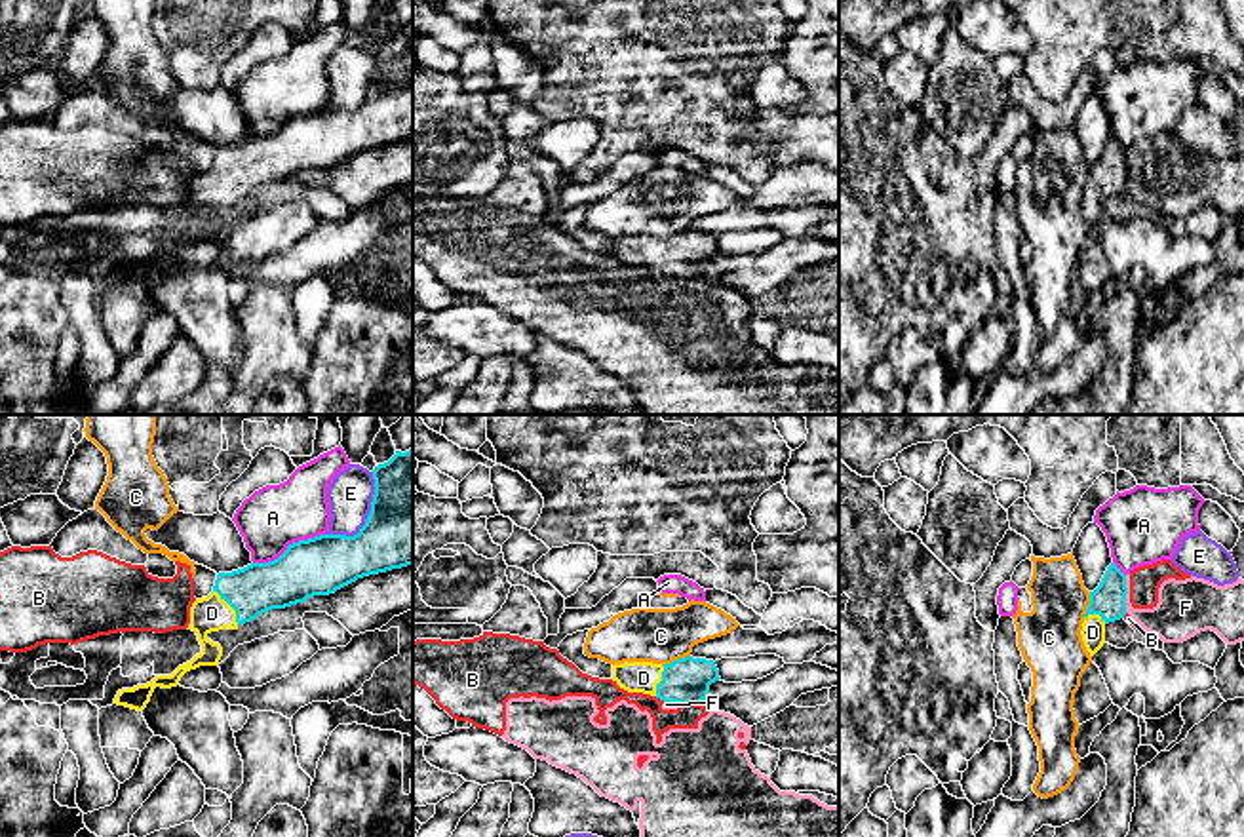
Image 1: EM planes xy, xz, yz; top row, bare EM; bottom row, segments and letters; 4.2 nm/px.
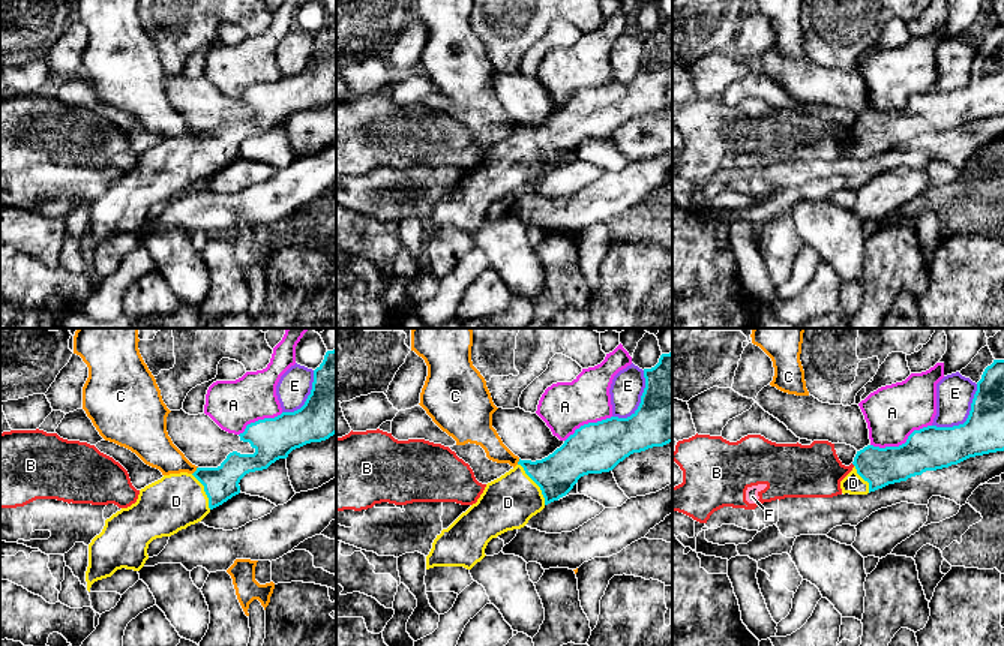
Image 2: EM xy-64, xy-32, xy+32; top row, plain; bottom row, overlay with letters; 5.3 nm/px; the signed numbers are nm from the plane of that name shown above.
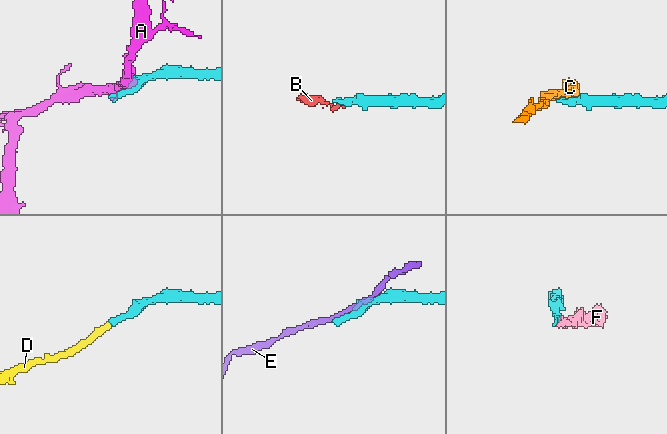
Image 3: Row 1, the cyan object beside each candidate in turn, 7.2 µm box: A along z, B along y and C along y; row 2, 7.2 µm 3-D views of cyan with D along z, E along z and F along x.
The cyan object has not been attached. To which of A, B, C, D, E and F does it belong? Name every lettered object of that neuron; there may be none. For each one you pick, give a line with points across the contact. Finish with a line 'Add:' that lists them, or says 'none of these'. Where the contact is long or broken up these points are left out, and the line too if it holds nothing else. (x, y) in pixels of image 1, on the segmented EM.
D: Path across: xy (282, 583), (246, 592), (231, 605), (212, 613)
Add: D

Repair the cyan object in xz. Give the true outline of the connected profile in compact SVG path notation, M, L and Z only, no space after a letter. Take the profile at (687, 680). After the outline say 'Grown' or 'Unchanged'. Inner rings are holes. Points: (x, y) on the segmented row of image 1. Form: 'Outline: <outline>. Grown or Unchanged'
Outline: M685 656L671 664L624 662L612 666L612 681L628 692L643 692L664 702L700 704L709 685L719 681L713 660Z. Grown

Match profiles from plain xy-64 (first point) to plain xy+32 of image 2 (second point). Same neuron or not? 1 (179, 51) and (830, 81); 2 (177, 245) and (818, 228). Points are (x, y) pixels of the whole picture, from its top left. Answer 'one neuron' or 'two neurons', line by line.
1: two neurons
2: one neuron

